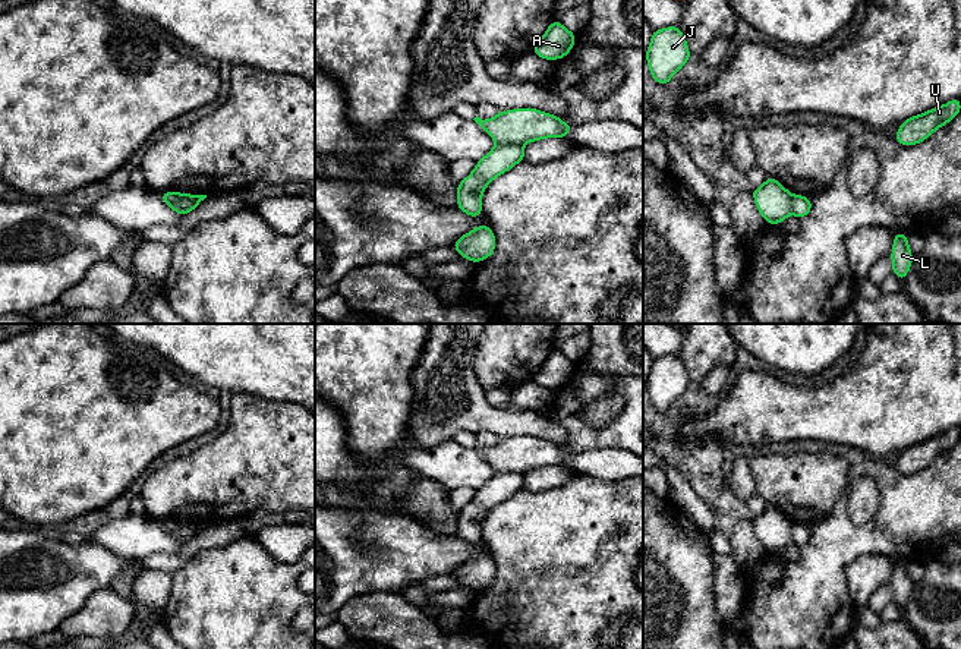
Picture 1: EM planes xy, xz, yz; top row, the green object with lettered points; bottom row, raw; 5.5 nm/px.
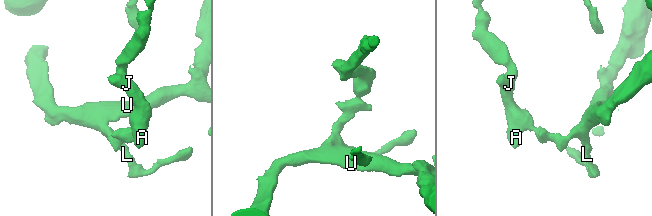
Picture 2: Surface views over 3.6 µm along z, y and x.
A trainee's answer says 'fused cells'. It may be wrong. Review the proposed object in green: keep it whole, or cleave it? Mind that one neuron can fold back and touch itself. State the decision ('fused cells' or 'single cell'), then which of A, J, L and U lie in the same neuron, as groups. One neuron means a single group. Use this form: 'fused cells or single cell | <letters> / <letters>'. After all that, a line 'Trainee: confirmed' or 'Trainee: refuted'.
fused cells | A J / L U
Trainee: confirmed

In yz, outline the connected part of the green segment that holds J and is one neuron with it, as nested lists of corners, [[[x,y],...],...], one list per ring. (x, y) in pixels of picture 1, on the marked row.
[[[677,26],[653,31],[646,59],[652,78],[659,85],[667,85],[690,59],[683,31]]]

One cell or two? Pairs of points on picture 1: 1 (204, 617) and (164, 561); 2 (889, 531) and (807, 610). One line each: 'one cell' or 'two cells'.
1: two cells
2: one cell

